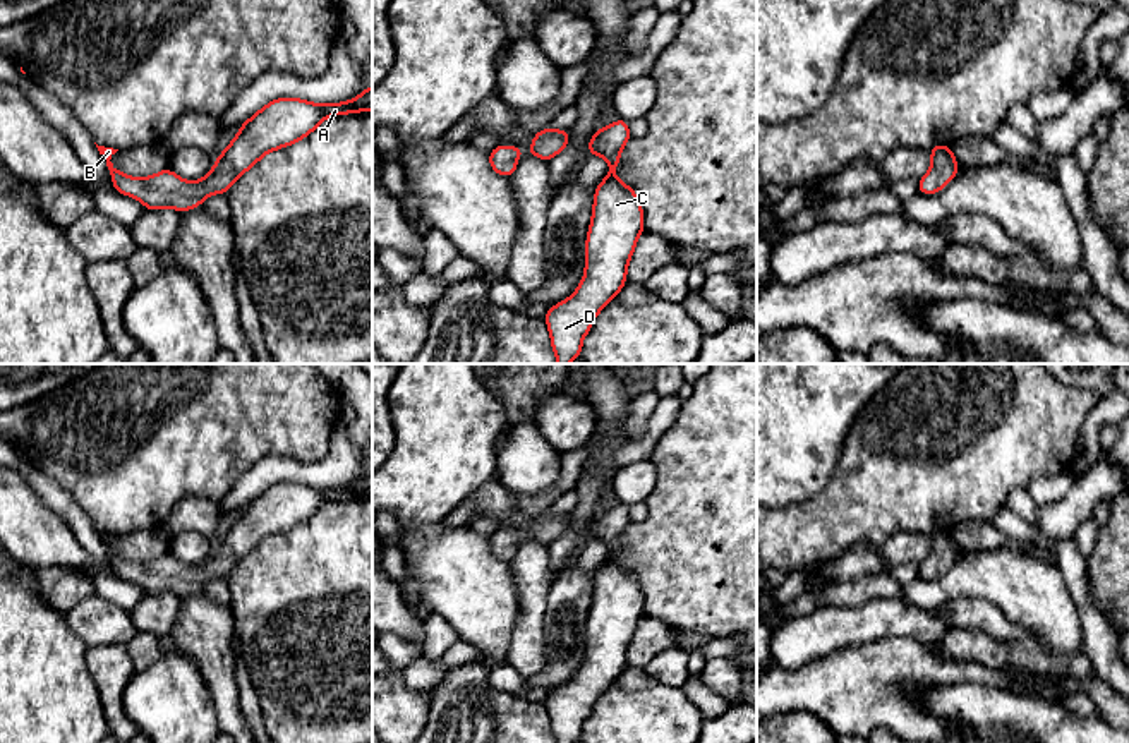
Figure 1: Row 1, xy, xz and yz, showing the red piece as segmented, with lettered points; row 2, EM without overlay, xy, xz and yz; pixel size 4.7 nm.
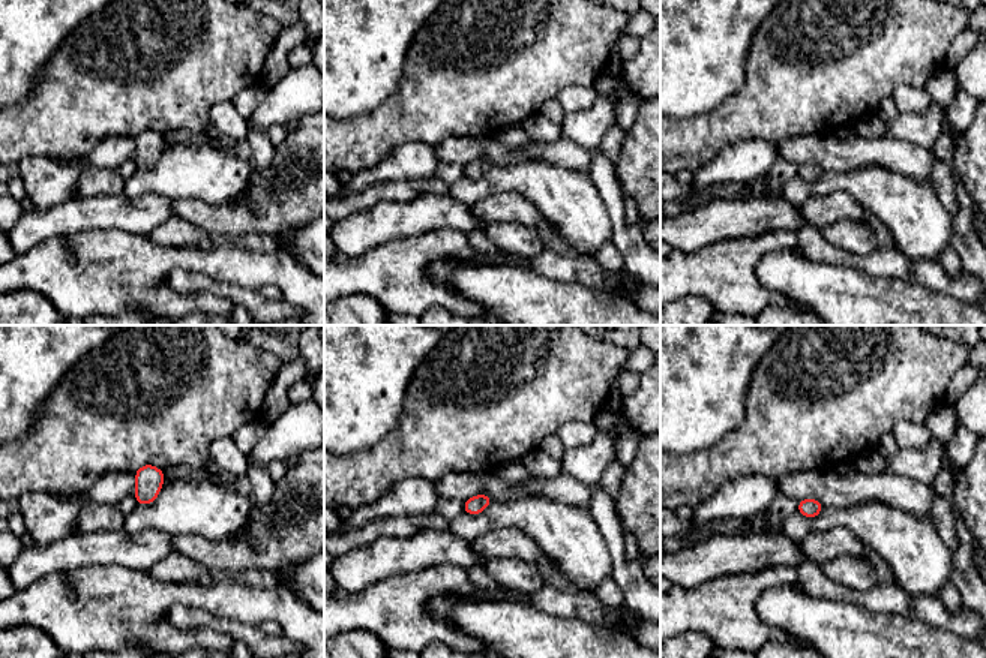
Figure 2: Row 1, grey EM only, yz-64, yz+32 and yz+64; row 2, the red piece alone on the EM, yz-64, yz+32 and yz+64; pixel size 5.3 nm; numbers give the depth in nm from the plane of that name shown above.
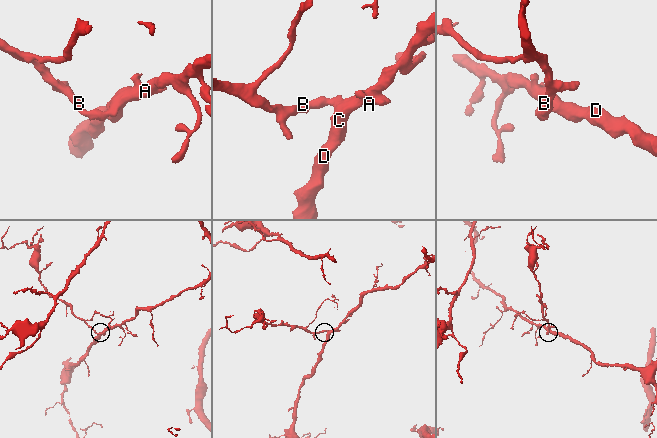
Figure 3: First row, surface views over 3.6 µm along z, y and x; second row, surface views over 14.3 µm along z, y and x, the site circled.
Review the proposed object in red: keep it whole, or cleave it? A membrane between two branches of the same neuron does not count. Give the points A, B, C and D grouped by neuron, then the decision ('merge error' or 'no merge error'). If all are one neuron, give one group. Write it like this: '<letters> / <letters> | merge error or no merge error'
A B C D | no merge error

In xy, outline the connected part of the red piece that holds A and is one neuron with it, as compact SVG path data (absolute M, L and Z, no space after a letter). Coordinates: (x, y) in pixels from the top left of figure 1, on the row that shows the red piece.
M372 86L343 103L317 105L299 98L276 98L240 125L213 170L196 182L180 178L170 168L144 178L124 175L110 161L118 149L98 144L96 148L106 161L117 192L141 201L148 211L173 208L184 213L201 206L211 194L226 194L264 154L307 137L328 117L369 110Z

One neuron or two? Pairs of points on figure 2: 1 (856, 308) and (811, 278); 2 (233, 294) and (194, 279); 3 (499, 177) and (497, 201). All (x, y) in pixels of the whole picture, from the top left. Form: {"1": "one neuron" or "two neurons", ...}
{"1": "one neuron", "2": "one neuron", "3": "two neurons"}

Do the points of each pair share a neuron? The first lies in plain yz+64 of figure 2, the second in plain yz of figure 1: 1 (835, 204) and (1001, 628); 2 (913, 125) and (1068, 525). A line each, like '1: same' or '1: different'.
1: same
2: same

